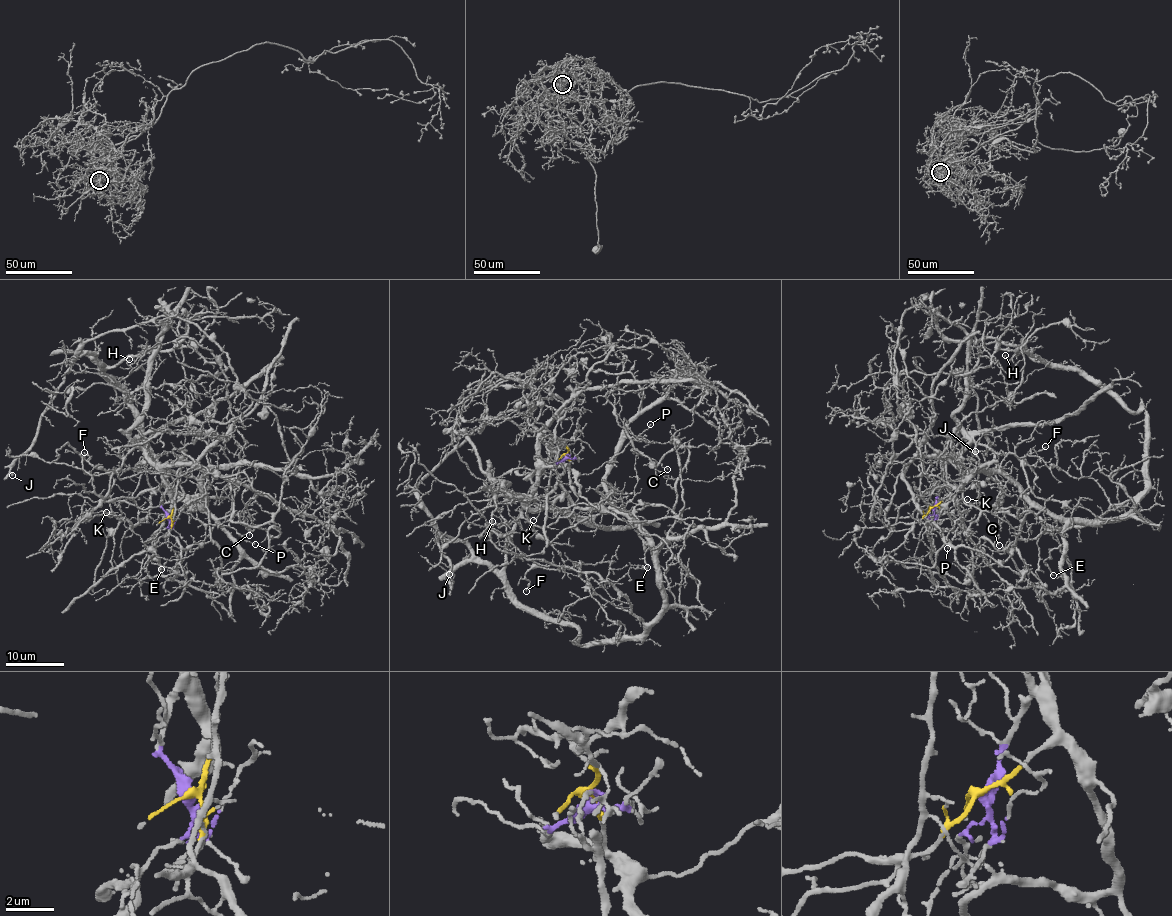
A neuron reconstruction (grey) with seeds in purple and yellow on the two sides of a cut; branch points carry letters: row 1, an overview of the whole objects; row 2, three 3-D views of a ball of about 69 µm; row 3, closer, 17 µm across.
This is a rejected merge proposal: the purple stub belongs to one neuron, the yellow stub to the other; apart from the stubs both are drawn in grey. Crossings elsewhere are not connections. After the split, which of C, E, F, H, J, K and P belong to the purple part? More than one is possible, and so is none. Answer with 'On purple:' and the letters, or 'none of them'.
On purple: C, E, F, H, J, K

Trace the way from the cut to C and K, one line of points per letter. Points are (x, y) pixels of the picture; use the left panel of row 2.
C: (168, 516), (171, 464), (164, 474), (202, 477), (252, 465), (248, 535)
K: (168, 516), (163, 497), (179, 475), (177, 462), (160, 485), (135, 498), (116, 498), (120, 515), (106, 512)

